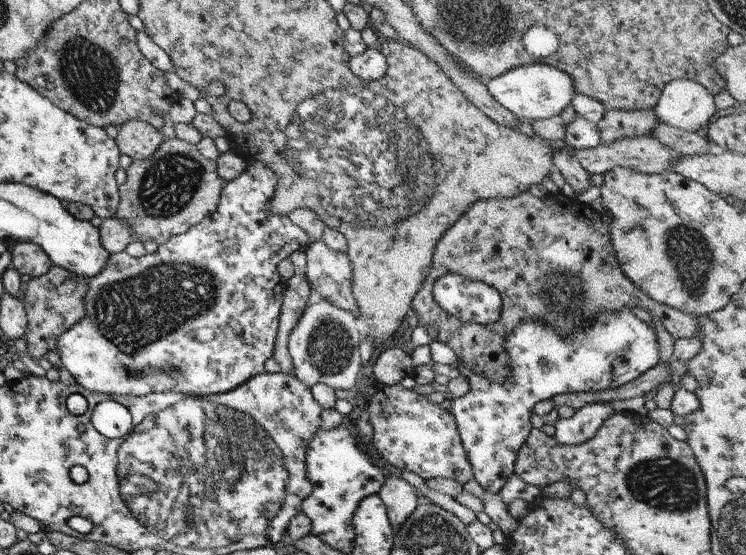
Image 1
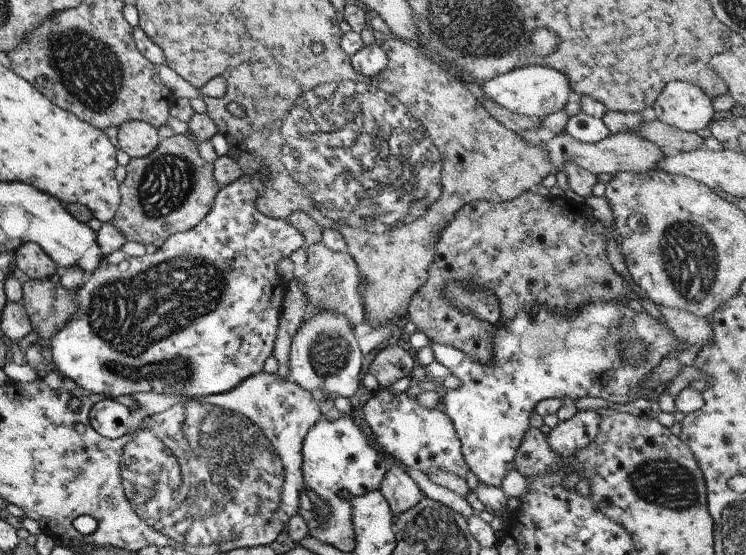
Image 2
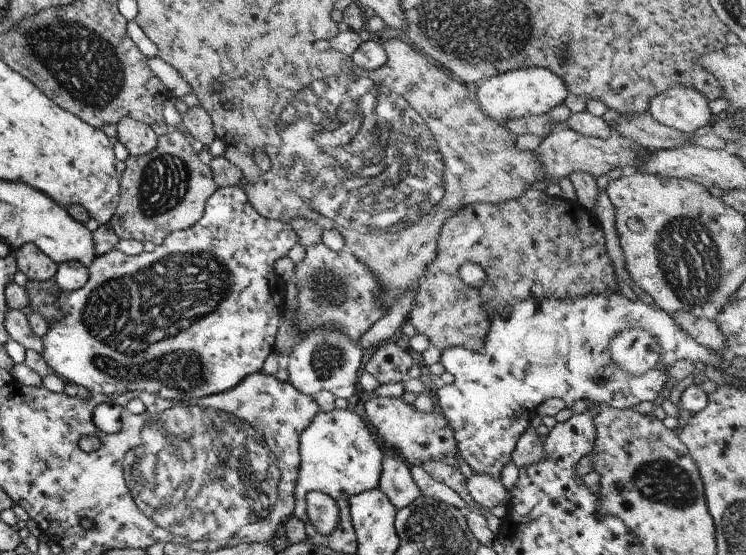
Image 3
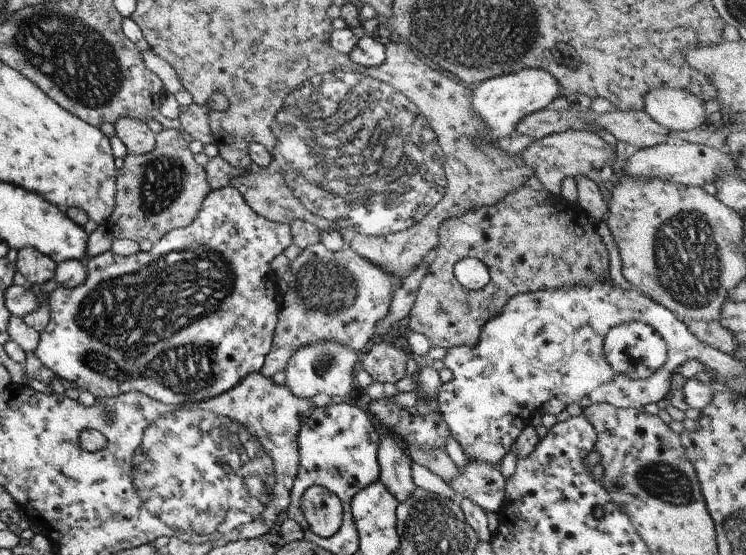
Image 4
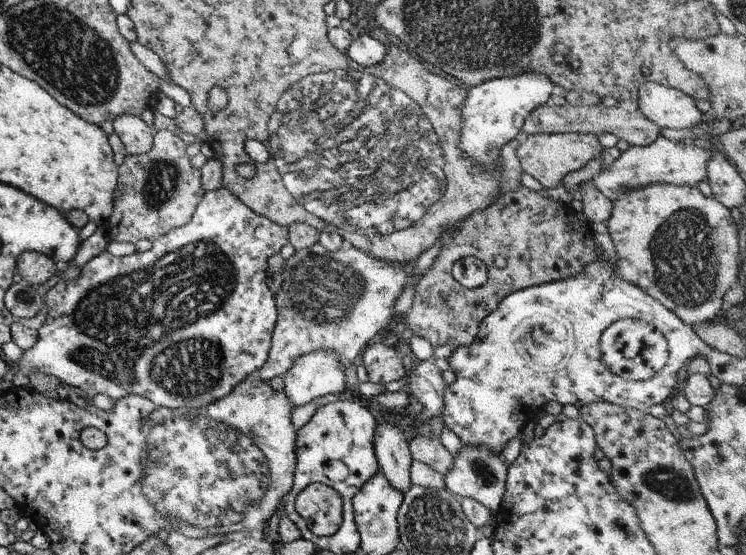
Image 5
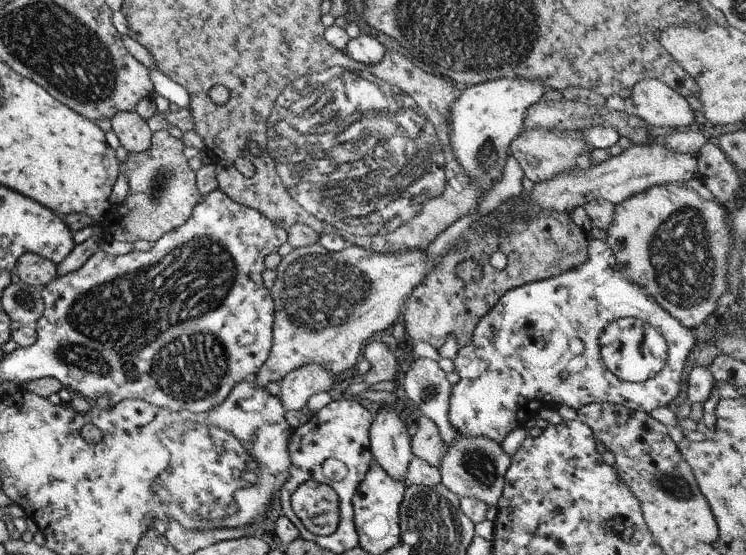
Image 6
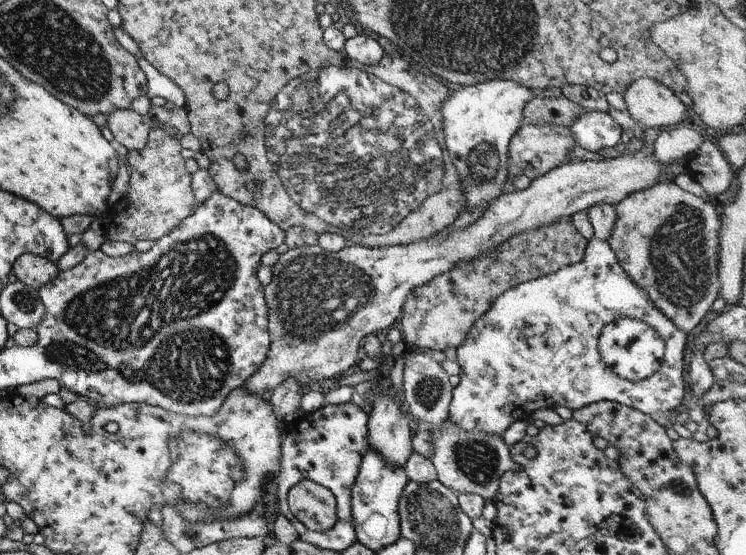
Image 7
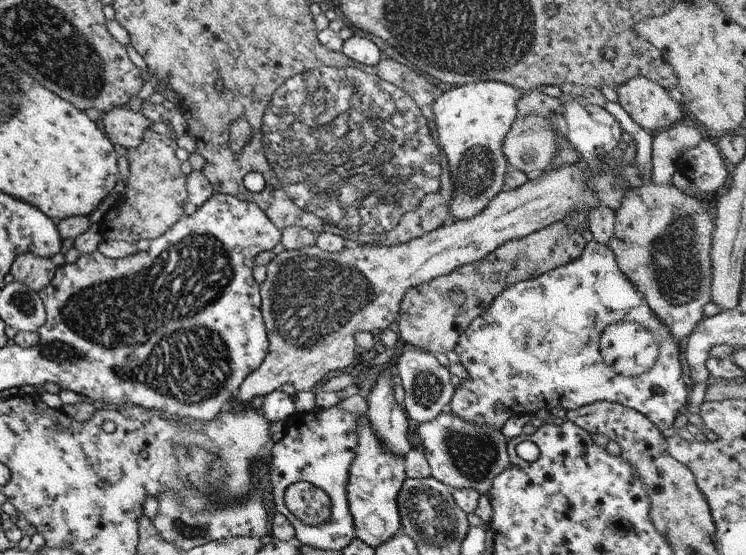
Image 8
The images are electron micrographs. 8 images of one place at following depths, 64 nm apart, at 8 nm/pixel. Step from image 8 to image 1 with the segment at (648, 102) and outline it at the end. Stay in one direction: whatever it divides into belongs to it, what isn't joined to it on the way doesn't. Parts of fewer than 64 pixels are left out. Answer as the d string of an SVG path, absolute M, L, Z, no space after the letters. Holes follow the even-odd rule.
M687 79L665 84L653 108L659 123L691 132L707 126L715 111L713 96L701 84Z

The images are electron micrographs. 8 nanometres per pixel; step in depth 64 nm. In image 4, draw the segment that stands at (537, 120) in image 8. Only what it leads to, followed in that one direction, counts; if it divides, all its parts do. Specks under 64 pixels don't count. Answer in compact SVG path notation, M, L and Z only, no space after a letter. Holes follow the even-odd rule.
M569 129L534 139L520 154L523 164L533 172L543 189L551 195L559 196L559 186L567 176L585 176L594 182L599 181L598 175L603 163L615 161L615 145L604 142L600 134Z

